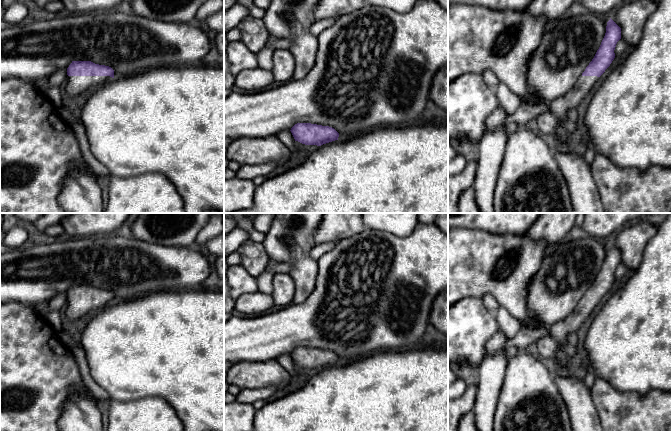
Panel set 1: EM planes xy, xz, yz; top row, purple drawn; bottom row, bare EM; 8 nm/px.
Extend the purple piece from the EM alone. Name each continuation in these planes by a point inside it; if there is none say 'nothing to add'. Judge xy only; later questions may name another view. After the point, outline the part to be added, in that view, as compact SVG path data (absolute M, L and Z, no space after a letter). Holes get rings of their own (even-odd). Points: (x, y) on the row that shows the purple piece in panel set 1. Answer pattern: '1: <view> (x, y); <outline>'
1: xy (76, 85); M67 76L66 91L70 96L78 97L87 89L94 89L110 79L110 76Z

